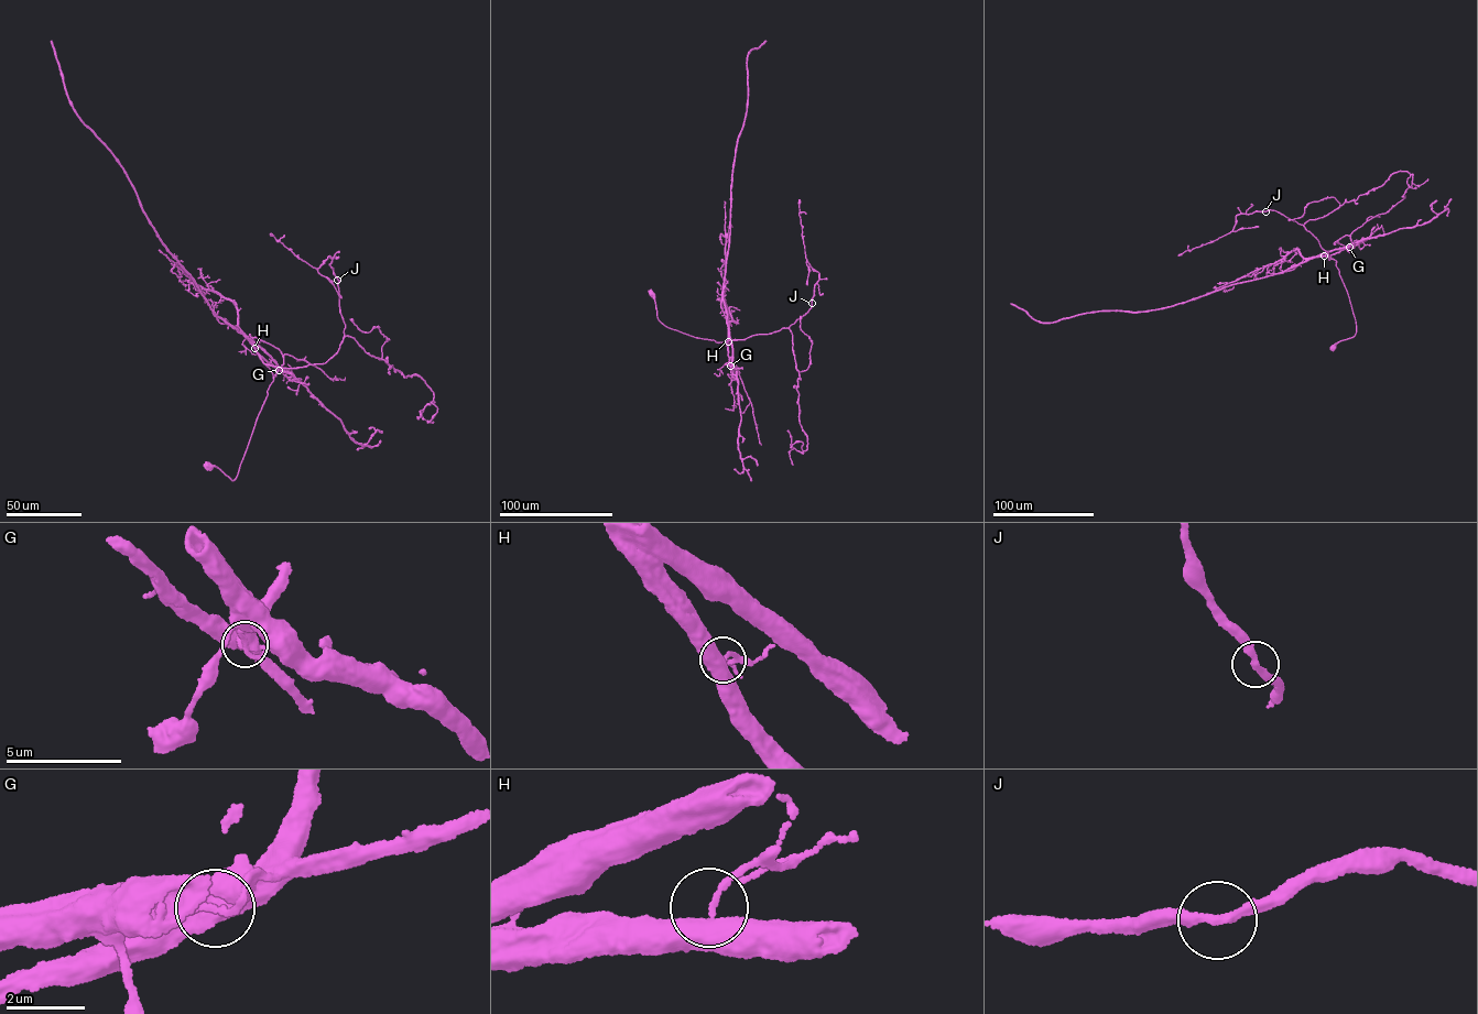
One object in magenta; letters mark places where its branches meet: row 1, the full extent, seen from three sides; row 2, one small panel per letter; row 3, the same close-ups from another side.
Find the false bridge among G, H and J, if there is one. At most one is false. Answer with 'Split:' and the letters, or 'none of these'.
Split: G

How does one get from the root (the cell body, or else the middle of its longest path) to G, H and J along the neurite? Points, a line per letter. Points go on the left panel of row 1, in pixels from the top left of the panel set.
G: (207, 466), (215, 466), (232, 480), (236, 478), (273, 380), (260, 357), (280, 370)
H: (207, 466), (215, 466), (232, 480), (237, 475), (273, 380), (272, 372), (254, 348)
J: (207, 466), (236, 477), (273, 380), (263, 363), (295, 368), (325, 362), (337, 353), (345, 327), (337, 279)

